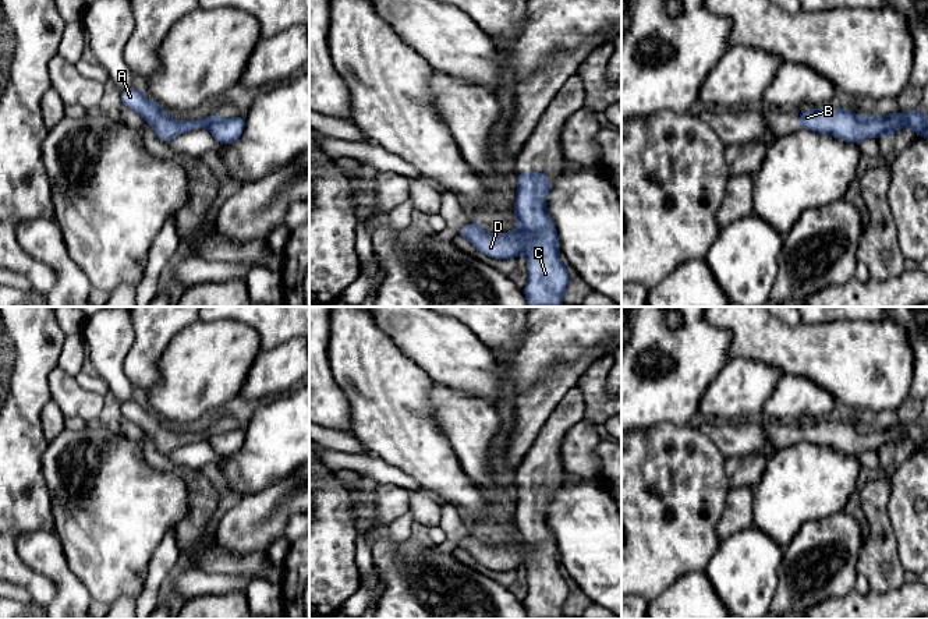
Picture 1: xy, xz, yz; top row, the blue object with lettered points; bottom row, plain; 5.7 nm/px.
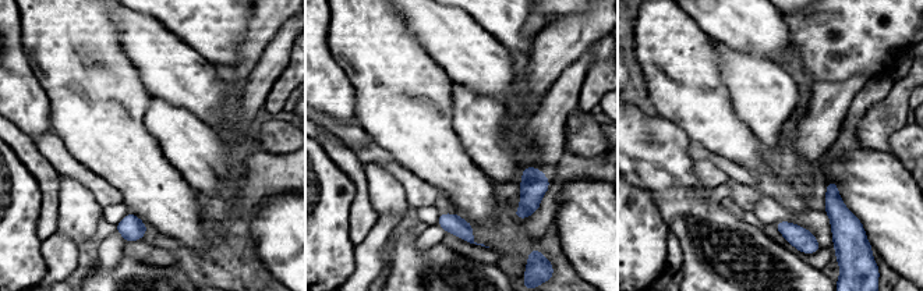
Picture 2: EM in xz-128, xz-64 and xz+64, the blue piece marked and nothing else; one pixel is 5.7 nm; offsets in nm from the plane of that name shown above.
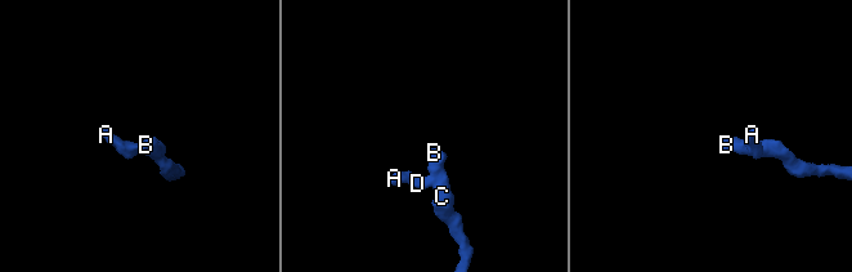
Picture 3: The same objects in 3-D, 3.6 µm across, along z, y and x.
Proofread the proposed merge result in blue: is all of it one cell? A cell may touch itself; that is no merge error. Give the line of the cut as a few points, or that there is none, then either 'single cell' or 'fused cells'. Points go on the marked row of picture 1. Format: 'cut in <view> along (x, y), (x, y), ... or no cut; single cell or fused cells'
cut in xz along (517, 229), (524, 236), (523, 251); fused cells

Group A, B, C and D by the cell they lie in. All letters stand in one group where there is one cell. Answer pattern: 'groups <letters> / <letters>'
groups A D / B C

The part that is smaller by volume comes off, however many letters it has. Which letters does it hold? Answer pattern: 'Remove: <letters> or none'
Remove: A, D

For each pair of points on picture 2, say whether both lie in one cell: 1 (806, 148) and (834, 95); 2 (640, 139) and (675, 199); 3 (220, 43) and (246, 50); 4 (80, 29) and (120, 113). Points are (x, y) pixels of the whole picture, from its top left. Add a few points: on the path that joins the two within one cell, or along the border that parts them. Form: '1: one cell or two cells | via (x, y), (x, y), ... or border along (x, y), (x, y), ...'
1: one cell | via (813, 135), (824, 119), (826, 107)
2: one cell | via (651, 155), (665, 170), (672, 184)
3: two cells | border along (251, 18), (239, 46), (239, 59), (230, 66)
4: one cell | via (80, 50), (80, 59), (99, 92)

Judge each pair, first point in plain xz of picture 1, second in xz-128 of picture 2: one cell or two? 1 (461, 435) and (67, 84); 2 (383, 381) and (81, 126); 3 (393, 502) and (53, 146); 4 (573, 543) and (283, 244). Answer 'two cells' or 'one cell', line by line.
1: two cells
2: one cell
3: two cells
4: one cell

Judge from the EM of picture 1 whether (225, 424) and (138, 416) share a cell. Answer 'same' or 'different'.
same

